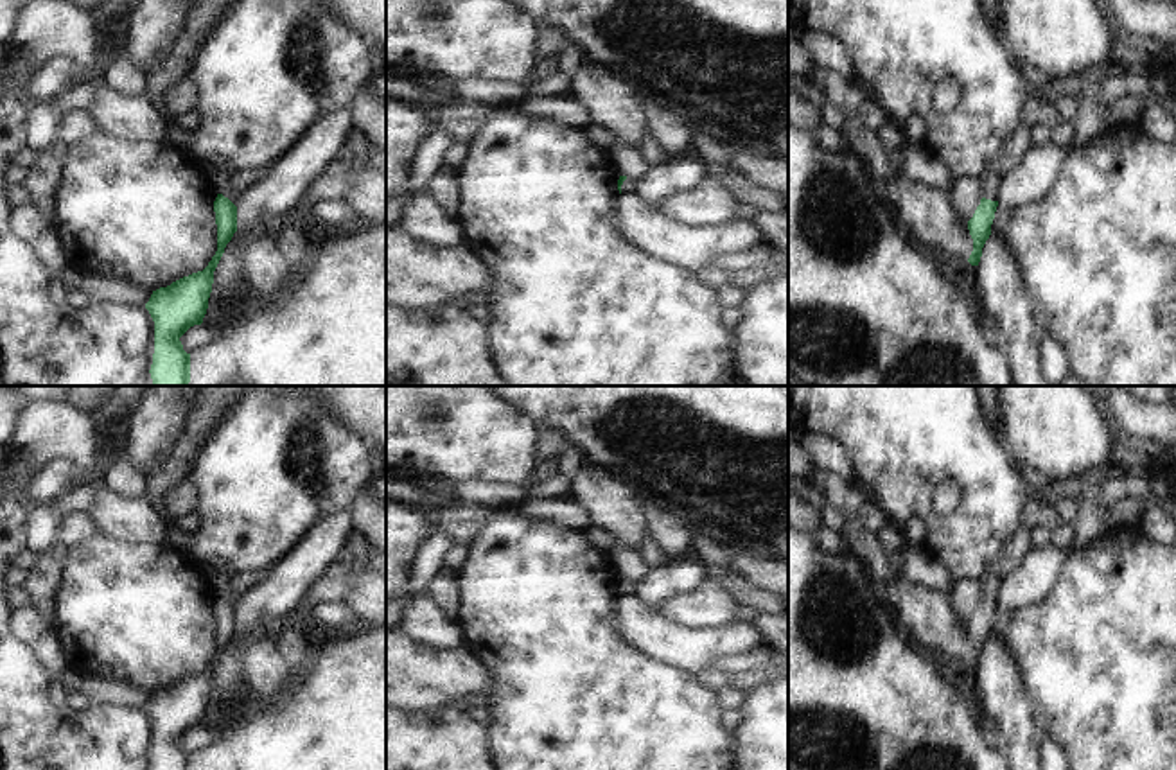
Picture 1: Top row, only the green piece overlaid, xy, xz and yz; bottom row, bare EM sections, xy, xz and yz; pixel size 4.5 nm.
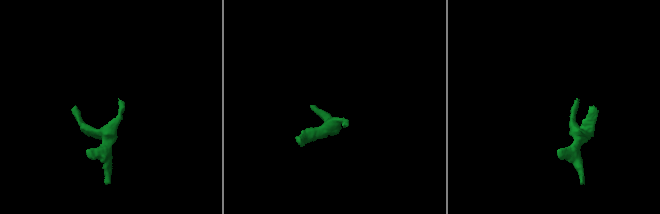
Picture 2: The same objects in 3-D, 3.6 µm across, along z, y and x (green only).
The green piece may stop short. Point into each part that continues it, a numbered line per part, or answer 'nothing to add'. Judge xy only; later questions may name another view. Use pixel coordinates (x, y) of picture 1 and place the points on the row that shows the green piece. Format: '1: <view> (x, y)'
1: xy (221, 180)

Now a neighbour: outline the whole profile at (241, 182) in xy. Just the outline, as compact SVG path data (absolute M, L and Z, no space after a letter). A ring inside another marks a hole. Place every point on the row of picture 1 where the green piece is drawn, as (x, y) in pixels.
M255 169L250 172L237 172L228 183L228 199L237 206L239 197L253 188L257 183L264 181L269 171Z

